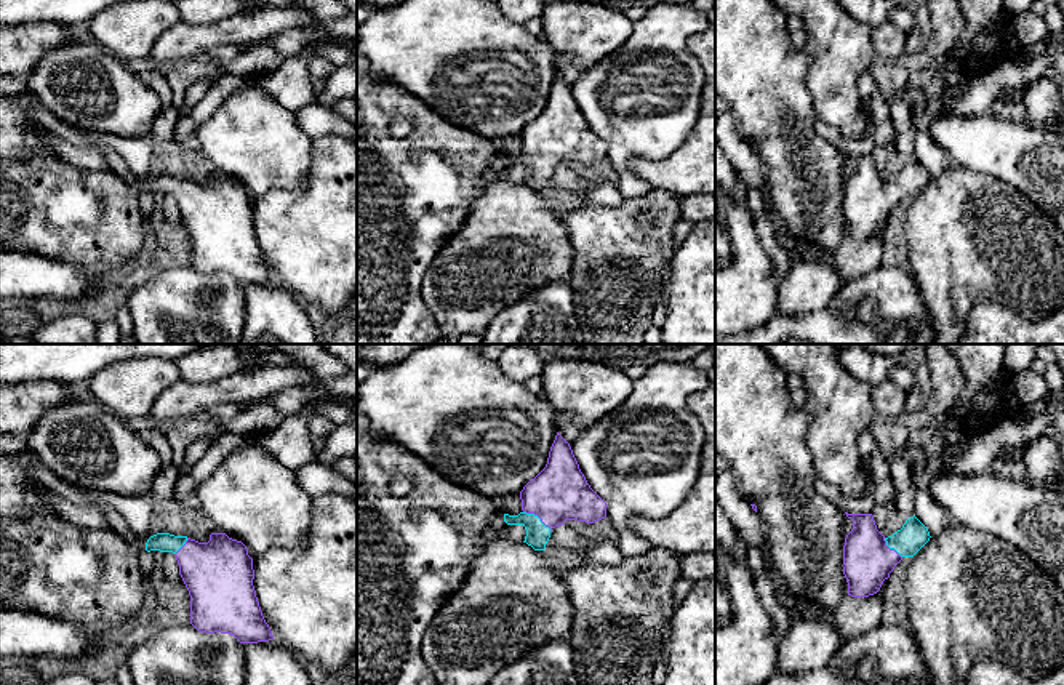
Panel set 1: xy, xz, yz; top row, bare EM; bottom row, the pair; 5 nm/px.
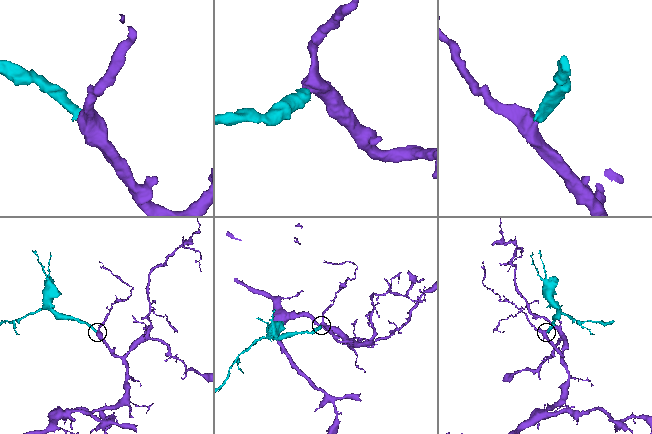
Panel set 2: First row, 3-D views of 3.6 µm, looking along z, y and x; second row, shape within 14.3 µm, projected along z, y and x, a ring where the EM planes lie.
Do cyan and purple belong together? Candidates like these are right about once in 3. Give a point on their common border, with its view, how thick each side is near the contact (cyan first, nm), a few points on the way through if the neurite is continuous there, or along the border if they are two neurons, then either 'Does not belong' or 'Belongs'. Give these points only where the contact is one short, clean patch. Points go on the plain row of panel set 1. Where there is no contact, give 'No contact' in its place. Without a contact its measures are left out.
Touches cyan at xz (538, 159). Thickness 120 nm (cyan) against 280 nm. Path across: xz (538, 176), (538, 159), (560, 133). Belongs

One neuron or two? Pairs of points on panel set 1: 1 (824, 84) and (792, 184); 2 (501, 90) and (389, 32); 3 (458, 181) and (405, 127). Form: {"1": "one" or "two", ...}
{"1": "two", "2": "one", "3": "two"}

